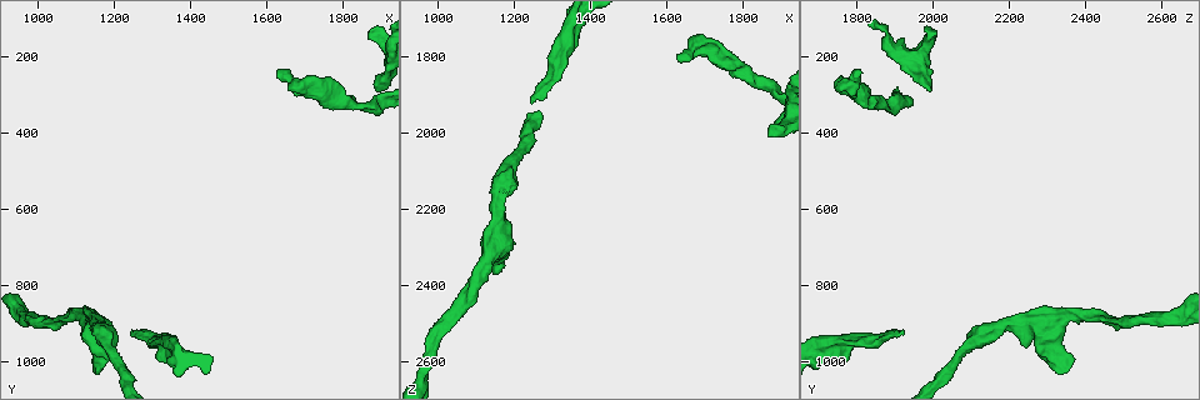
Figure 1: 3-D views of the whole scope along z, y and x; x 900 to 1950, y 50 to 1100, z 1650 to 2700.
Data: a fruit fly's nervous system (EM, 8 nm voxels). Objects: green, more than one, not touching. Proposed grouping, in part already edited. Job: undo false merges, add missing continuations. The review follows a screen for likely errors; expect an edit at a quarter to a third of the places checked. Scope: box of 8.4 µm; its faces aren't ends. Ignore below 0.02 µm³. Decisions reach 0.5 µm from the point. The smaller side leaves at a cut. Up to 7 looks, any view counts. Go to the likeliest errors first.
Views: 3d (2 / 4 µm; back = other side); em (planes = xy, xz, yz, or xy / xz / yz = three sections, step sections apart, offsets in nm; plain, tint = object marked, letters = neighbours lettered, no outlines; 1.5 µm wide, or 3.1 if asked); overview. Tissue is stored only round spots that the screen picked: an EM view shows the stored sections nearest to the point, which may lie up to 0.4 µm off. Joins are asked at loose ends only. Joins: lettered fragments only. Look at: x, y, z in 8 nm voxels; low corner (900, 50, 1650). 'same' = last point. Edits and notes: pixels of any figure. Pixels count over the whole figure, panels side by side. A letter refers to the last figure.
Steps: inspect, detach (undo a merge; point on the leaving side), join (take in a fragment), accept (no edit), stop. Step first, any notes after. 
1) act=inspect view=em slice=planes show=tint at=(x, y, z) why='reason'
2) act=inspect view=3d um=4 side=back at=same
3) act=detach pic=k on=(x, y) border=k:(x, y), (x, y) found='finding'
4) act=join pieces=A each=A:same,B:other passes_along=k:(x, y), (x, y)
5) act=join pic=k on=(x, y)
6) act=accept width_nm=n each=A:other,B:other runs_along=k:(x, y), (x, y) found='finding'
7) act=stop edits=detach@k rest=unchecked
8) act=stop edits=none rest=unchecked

act=inspect view=em slice=xz step=8 show=tint at=(1245, 920, 1925) why='an open end'

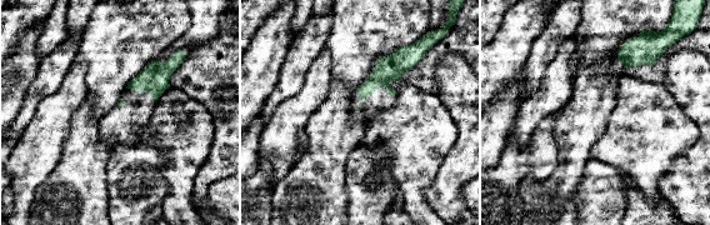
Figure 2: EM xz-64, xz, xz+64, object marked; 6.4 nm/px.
act=inspect view=em slice=yz step=4 show=letters at=same why='cut it another way'

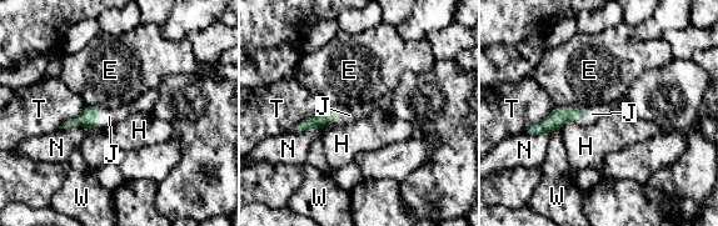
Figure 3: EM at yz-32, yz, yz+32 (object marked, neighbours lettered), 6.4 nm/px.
act=join pieces=J longest_contact=T:240nm each=E:other,H:other,J:same,N:other,T:other,W:other passes_along=3:(319, 120), (334, 110), (349, 115) found='the cell continues'

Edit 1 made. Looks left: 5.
act=inspect view=em slice=planes show=letters at=(1885, 285, 1985) why='branch stops here'

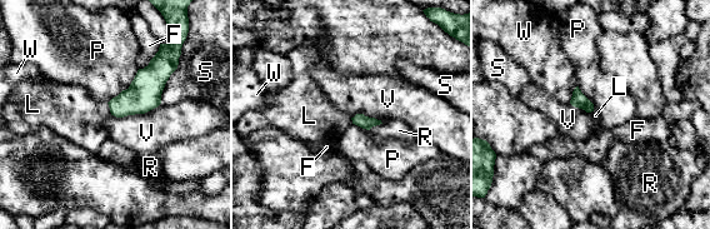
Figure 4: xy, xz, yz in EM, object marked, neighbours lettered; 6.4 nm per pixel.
act=accept each=F:other,L:other,P:other,R:other,S:other,V:other,W:other border=4:(106, 103), (111, 114) found='no lettered fragment goes on from it'

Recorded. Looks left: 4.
act=inspect view=em slice=planes show=letters at=(1145, 1025, 2340)

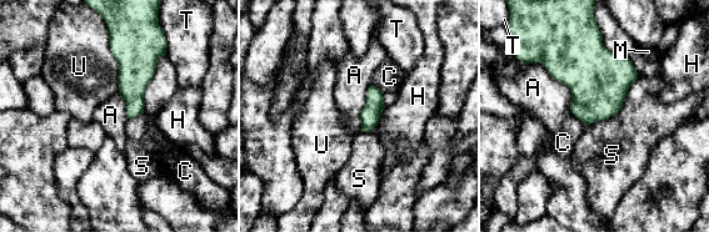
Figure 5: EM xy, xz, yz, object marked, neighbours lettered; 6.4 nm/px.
act=accept each=A:other,C:other,H:other,M:other,S:other,T:other,U:other found='no lettered fragment goes on from it'

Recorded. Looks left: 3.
act=stop edits=join@3 rest=unchecked

